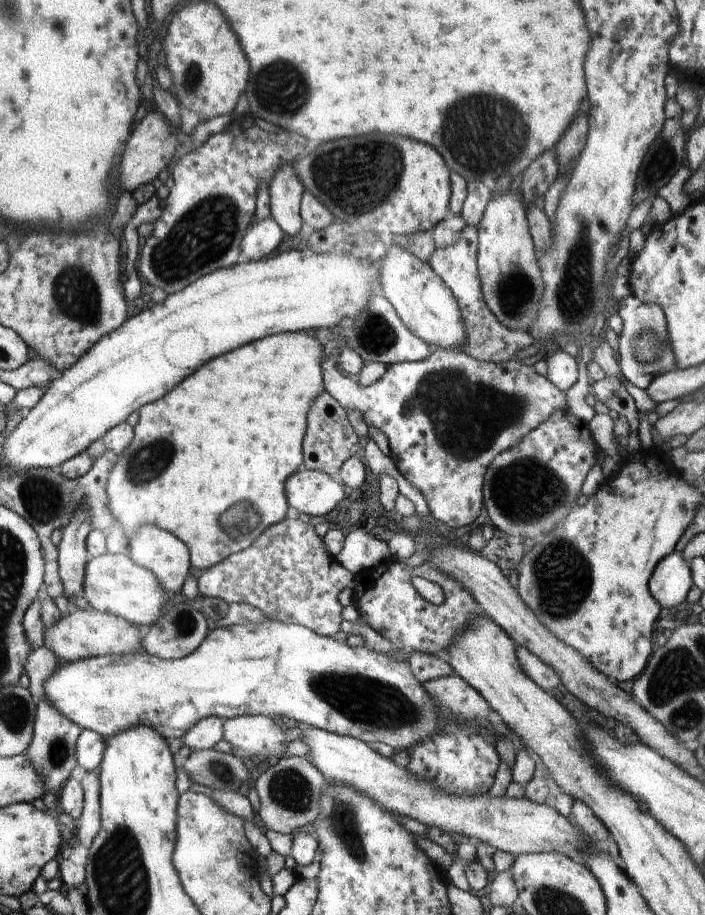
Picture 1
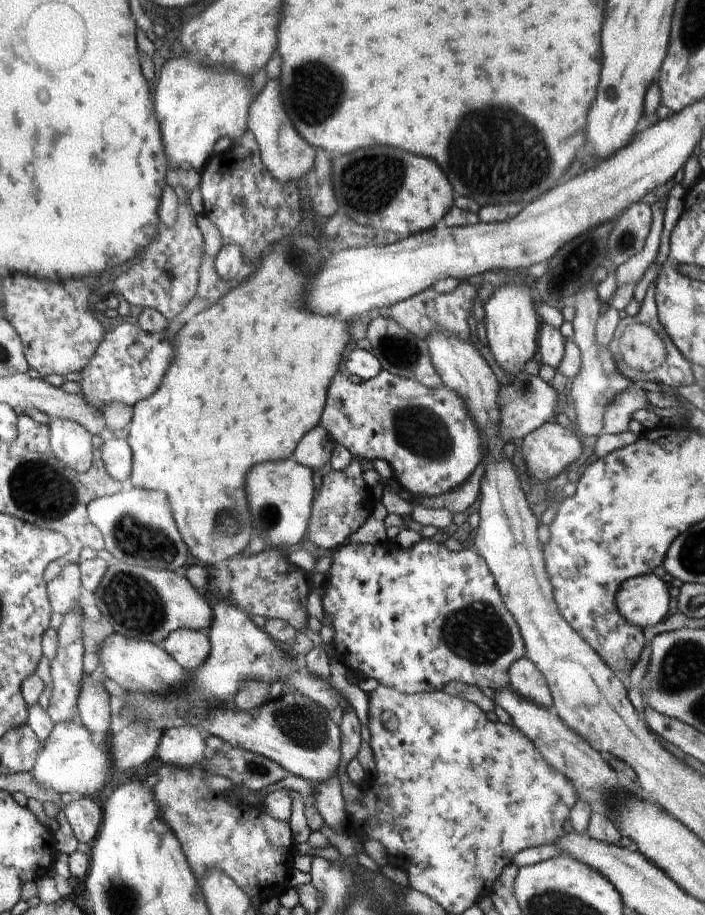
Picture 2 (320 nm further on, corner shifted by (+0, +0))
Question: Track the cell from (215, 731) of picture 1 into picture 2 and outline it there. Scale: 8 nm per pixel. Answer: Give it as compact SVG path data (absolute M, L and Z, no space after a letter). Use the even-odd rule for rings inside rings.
M194 725L170 728L162 733L156 757L165 765L190 768L205 759L206 735Z

